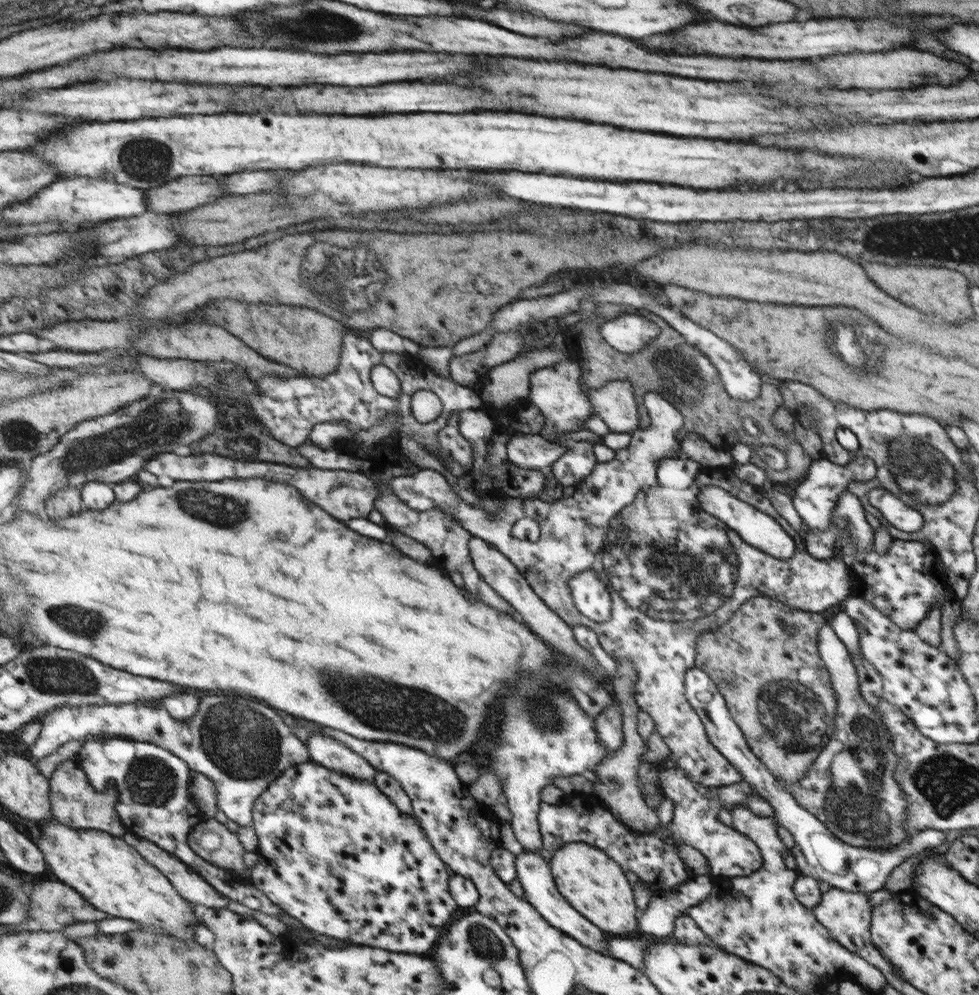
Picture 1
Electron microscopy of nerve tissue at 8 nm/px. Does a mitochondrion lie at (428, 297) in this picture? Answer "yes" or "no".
no

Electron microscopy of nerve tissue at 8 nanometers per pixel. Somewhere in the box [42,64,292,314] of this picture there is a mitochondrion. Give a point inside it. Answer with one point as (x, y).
(145, 158)

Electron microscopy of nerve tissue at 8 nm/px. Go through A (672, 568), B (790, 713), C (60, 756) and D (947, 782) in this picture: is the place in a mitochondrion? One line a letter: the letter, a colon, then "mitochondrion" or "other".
A: mitochondrion
B: mitochondrion
C: other
D: mitochondrion

